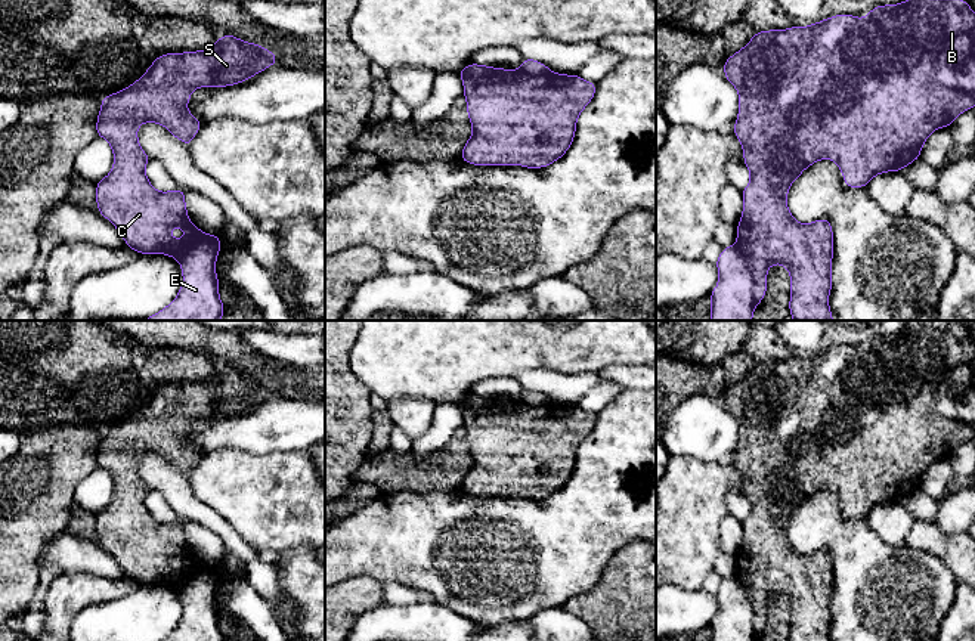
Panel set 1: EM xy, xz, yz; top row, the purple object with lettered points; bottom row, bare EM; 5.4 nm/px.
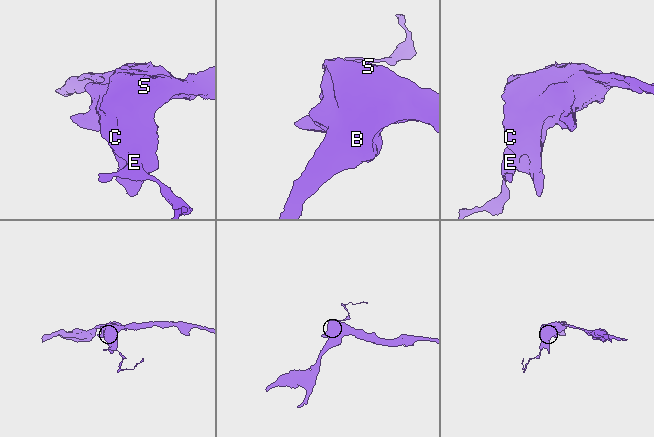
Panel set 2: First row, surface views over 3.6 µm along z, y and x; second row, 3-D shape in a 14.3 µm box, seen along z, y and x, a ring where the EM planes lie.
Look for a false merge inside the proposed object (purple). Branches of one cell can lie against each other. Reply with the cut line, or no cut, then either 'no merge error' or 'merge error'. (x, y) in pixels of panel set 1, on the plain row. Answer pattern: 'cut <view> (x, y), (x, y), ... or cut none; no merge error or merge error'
cut yz (736, 573), (748, 597), (752, 626), (757, 634); merge error

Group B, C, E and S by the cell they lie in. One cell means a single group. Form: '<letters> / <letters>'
B C S / E

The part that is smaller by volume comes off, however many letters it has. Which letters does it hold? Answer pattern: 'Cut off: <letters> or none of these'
Cut off: E

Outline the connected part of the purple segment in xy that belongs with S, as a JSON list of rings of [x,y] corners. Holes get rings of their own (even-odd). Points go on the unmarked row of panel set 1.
[[[226,365],[207,381],[157,387],[139,411],[121,422],[102,428],[96,464],[112,477],[114,498],[95,515],[98,542],[115,557],[129,579],[139,585],[165,585],[176,591],[180,591],[199,572],[208,572],[220,579],[220,566],[207,566],[191,554],[183,520],[160,523],[151,515],[145,504],[151,489],[139,476],[137,459],[142,453],[158,453],[191,477],[204,456],[186,439],[195,419],[235,417],[276,393],[279,393],[276,385],[260,375]],[[171,558],[182,558],[186,567],[171,569]]]

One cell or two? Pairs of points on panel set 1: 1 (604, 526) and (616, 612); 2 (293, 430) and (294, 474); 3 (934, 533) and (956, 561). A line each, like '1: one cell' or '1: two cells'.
1: two cells
2: two cells
3: one cell

